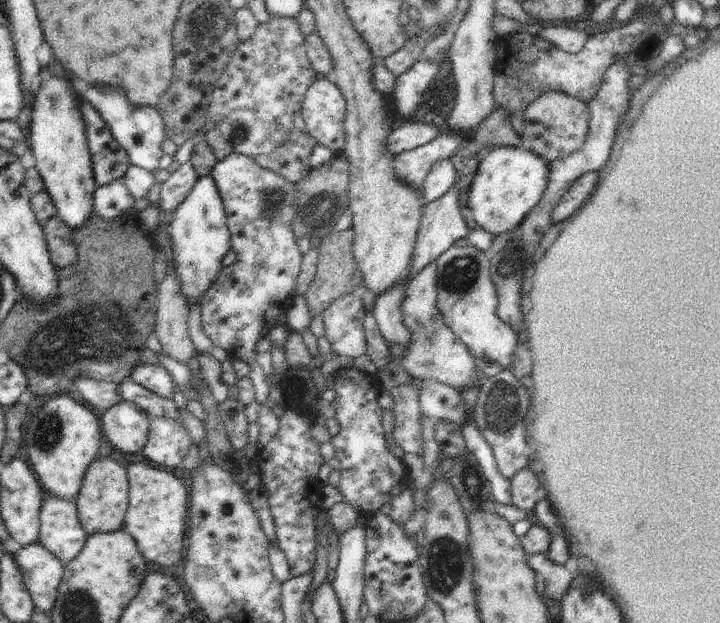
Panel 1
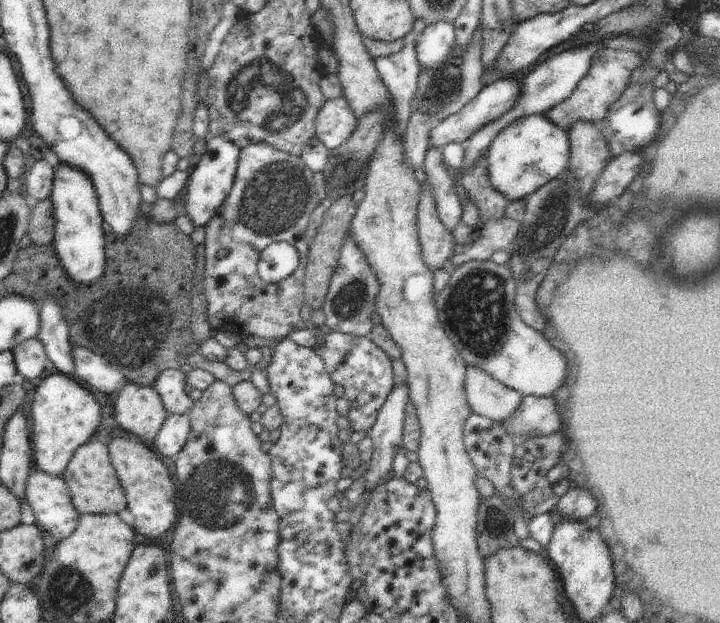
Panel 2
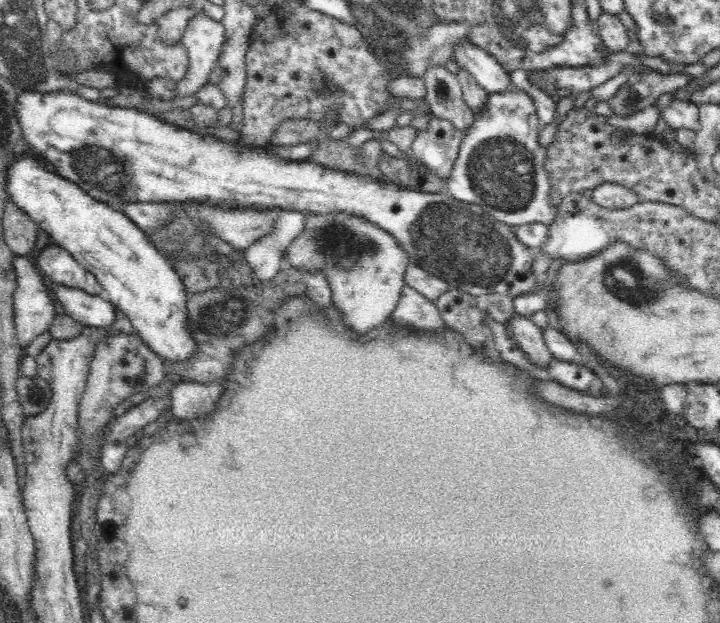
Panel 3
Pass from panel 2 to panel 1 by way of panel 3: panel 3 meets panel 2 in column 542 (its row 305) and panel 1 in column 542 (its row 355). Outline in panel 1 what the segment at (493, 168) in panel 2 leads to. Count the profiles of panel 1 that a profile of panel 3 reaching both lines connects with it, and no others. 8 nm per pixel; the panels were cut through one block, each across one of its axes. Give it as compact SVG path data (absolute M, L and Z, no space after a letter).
M505 146L491 150L478 165L476 174L468 194L467 207L470 208L473 218L486 232L491 232L494 236L500 236L504 232L512 232L525 218L526 215L538 204L546 184L548 184L548 162L534 152L526 150L521 146Z

